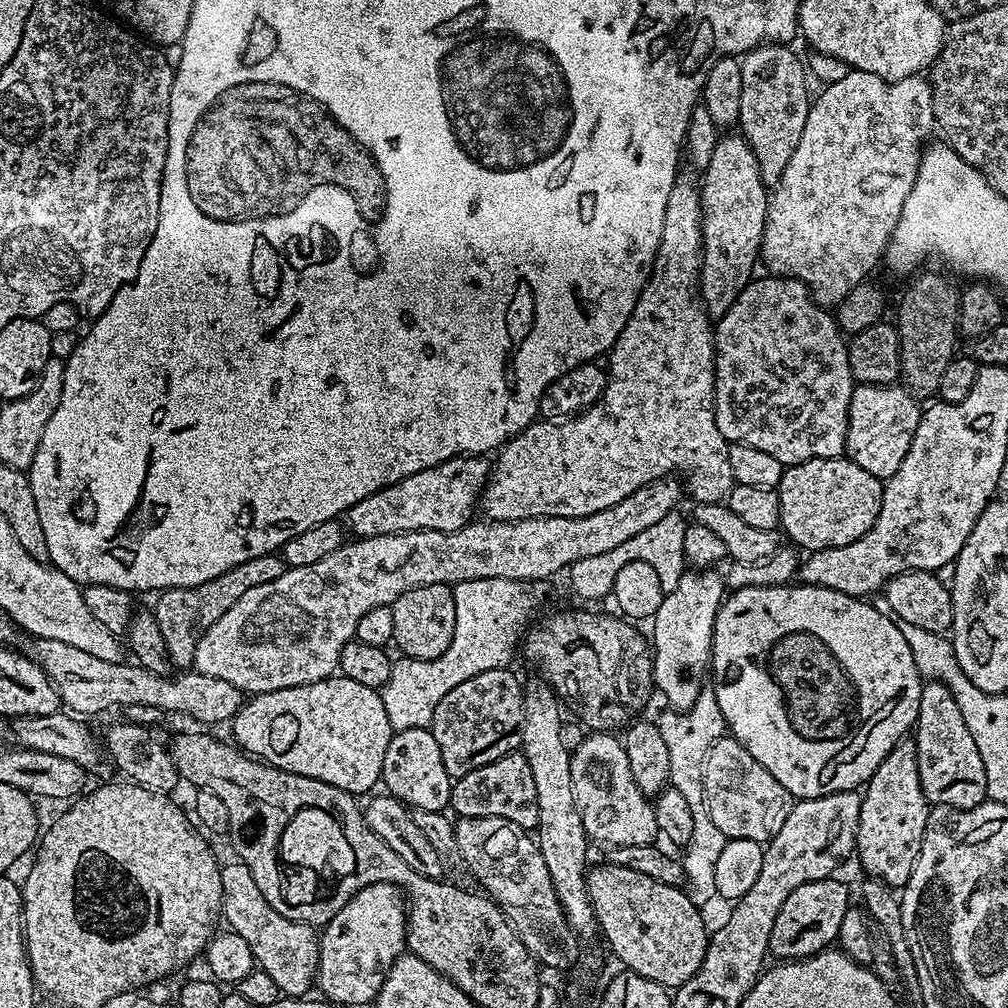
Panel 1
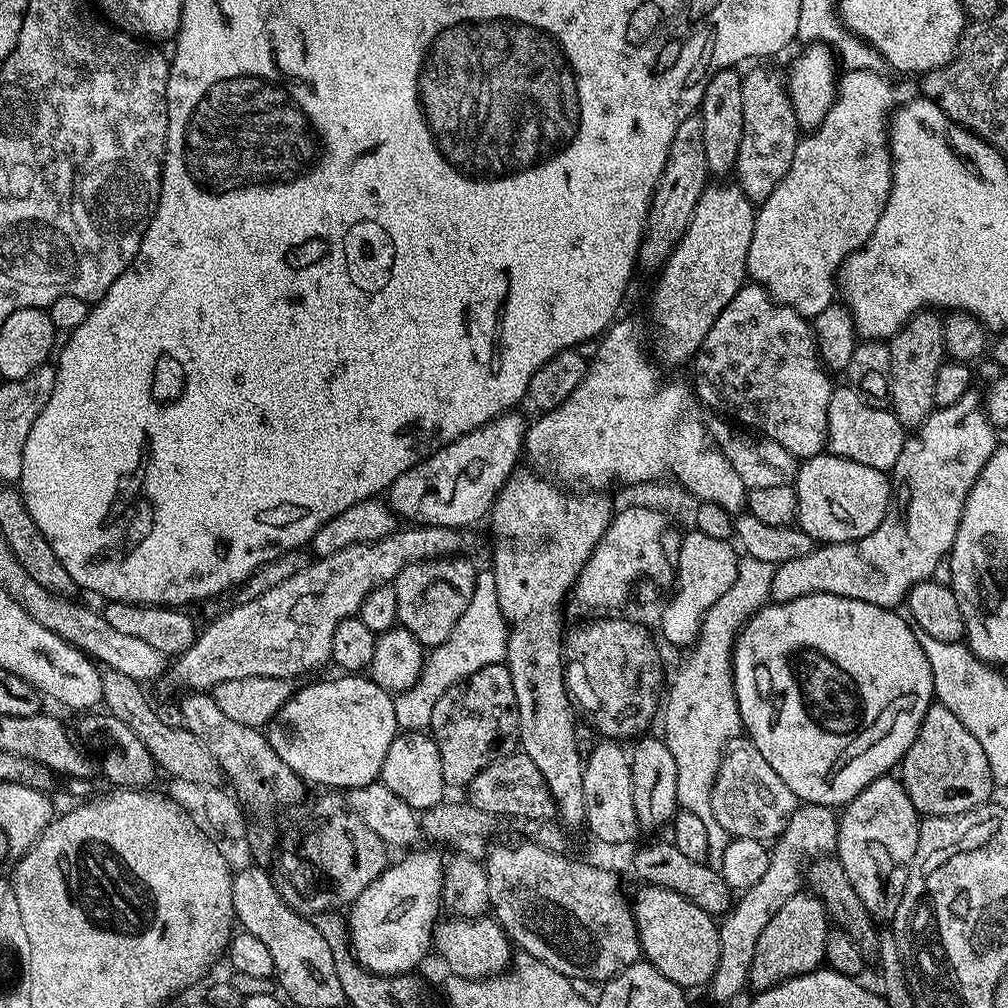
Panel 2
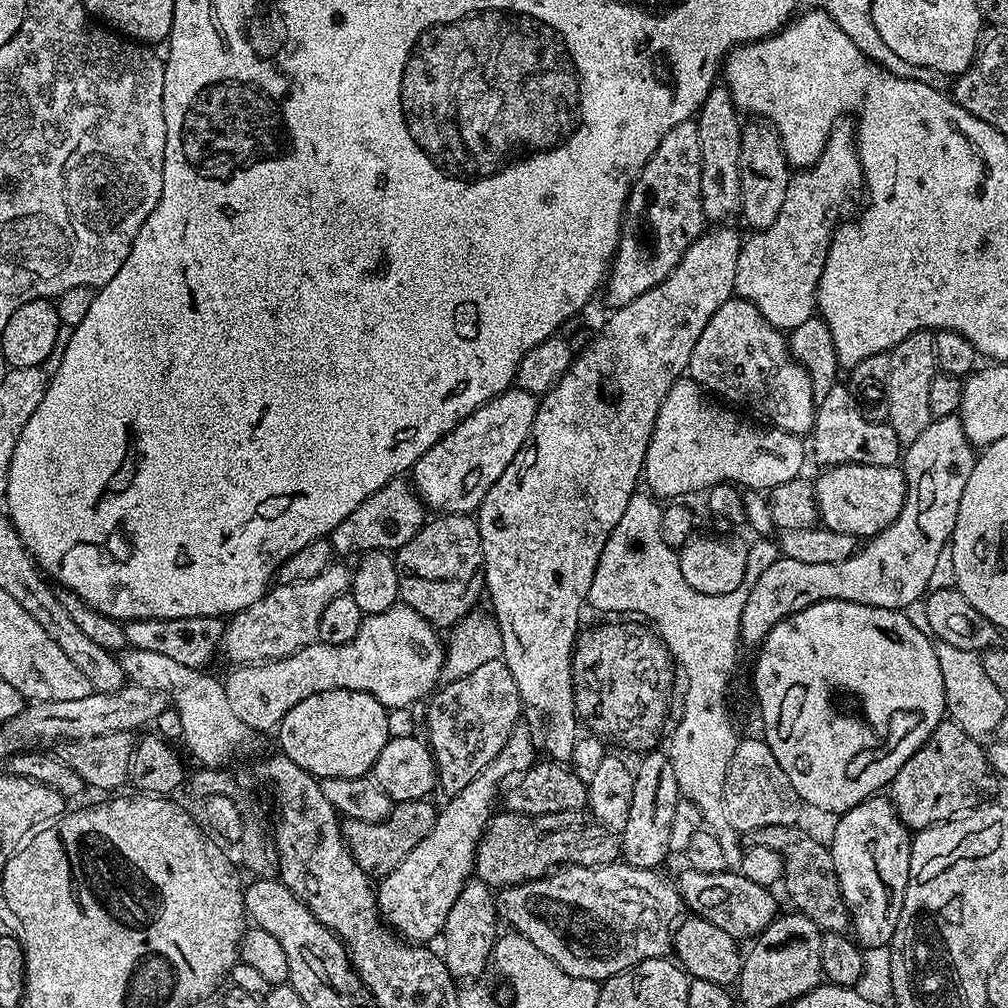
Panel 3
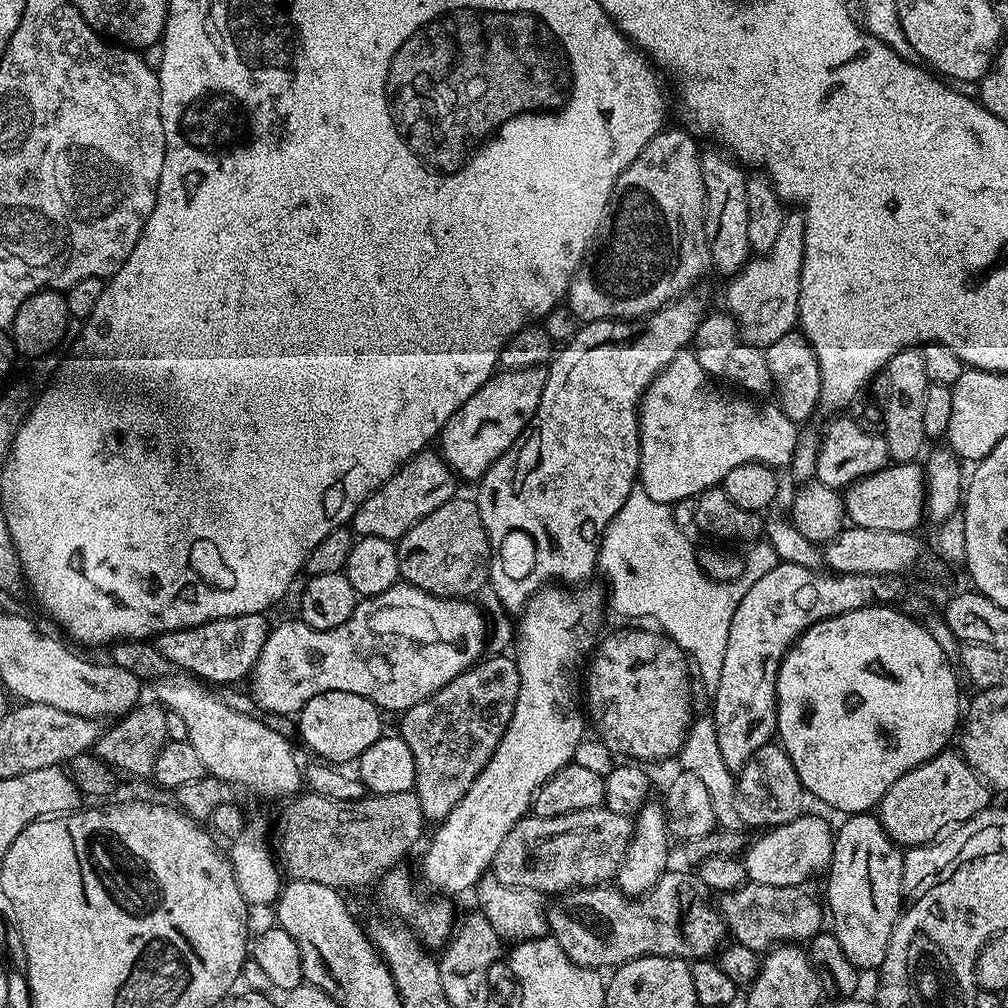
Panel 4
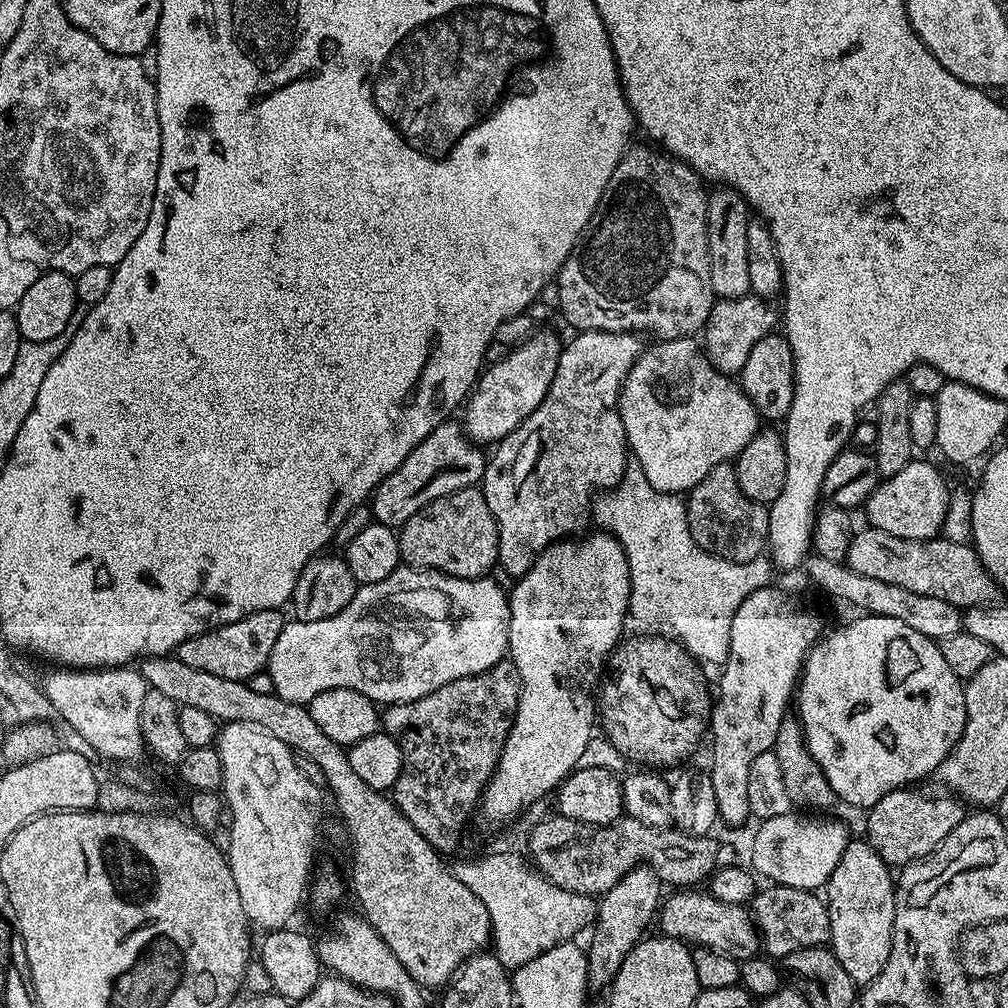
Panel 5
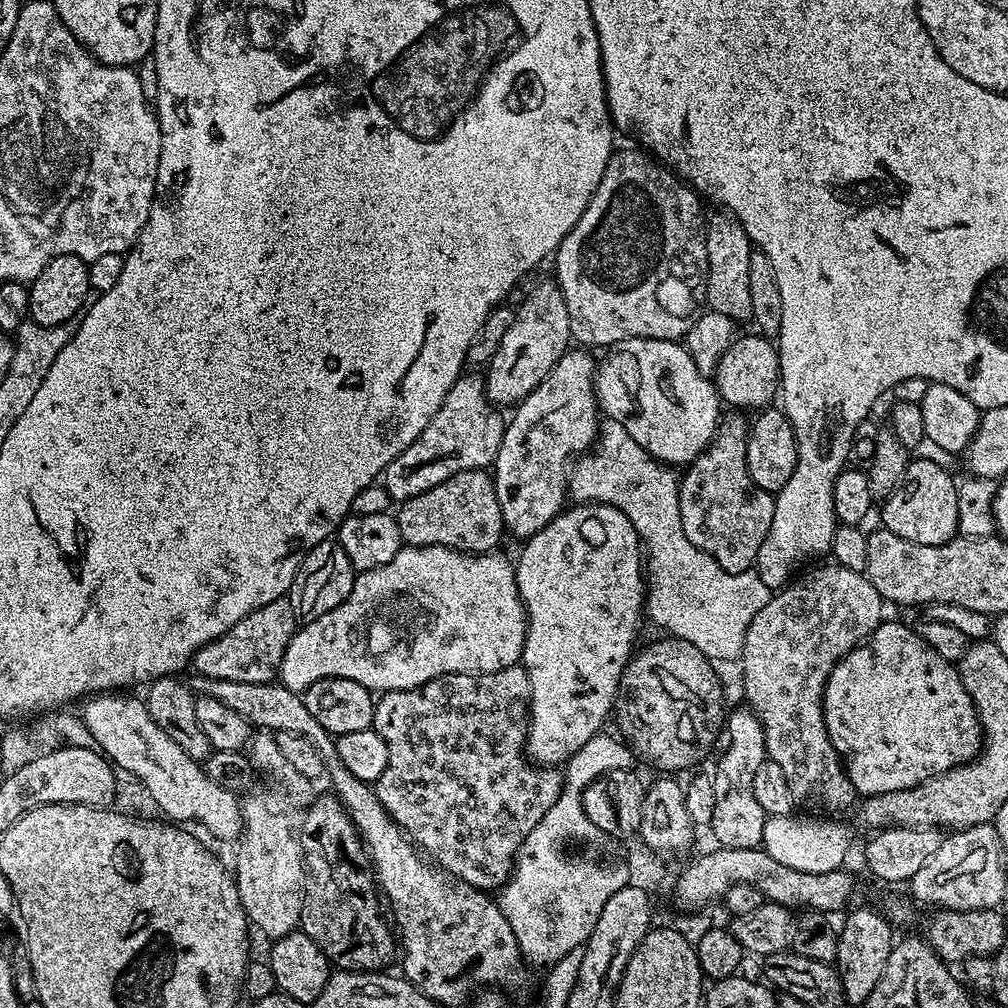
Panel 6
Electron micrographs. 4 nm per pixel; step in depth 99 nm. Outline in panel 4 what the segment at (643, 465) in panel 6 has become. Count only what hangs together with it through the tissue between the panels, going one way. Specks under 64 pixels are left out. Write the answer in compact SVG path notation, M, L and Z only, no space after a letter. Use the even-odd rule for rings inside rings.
M637 486L622 502L622 510L614 514L610 526L606 526L604 537L600 543L599 571L604 571L604 580L608 583L606 604L620 616L649 616L657 620L659 631L675 642L684 651L684 655L700 671L708 690L715 689L718 678L722 674L722 662L726 659L726 638L730 638L730 618L734 618L734 610L738 610L738 602L746 598L746 590L762 578L762 574L770 574L778 563L774 546L767 542L757 542L747 549L744 573L736 580L714 580L700 568L698 552L688 541L688 536L676 525L672 517L673 509L662 502L654 502L650 494Z

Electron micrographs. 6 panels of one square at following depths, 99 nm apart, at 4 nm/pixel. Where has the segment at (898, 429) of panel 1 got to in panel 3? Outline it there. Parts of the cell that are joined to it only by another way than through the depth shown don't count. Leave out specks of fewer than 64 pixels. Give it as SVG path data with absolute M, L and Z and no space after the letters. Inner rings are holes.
M837 382L822 398L816 406L816 417L812 423L810 433L810 452L816 455L820 466L831 466L834 464L861 464L862 466L890 466L897 467L902 460L902 445L898 436L883 419L871 420L862 409L856 405L856 400L843 388L843 383Z

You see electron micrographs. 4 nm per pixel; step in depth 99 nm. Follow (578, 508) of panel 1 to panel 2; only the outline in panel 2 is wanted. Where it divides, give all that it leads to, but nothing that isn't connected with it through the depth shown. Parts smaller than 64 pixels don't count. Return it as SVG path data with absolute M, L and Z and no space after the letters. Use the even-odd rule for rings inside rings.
M617 319L595 345L596 361L593 359L589 363L586 378L580 383L578 390L570 394L568 401L553 412L537 415L537 420L527 425L523 451L526 454L528 451L529 458L541 468L541 473L547 474L561 485L585 484L588 487L585 489L588 490L608 490L604 488L616 483L631 485L647 480L659 481L664 476L663 472L669 472L672 475L669 477L676 484L696 496L699 501L718 504L729 514L743 513L748 506L750 489L742 482L738 470L734 470L732 463L710 439L710 428L707 423L704 425L704 420L700 417L701 405L693 385L691 388L680 380L660 381L660 376L640 341L639 326L632 320L624 319Z

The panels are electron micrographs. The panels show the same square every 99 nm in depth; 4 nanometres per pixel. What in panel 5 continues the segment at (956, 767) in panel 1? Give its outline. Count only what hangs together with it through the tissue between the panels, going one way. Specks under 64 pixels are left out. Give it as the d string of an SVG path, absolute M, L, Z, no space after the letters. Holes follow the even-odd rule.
M916 786L899 788L886 794L873 808L867 809L867 842L889 866L903 866L923 860L935 848L940 847L949 834L964 821L965 801L952 794L931 796L930 793L919 792L918 789Z

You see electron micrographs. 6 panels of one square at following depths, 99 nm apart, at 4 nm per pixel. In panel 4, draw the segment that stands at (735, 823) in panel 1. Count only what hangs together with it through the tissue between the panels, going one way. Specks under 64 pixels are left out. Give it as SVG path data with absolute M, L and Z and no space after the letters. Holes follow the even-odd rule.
M770 742L758 750L746 762L746 766L740 769L736 776L736 805L738 806L738 818L741 825L756 828L755 830L767 830L777 828L780 824L789 824L794 818L798 818L805 811L804 800L806 793L800 784L798 774L794 770L794 762L785 754L779 743Z

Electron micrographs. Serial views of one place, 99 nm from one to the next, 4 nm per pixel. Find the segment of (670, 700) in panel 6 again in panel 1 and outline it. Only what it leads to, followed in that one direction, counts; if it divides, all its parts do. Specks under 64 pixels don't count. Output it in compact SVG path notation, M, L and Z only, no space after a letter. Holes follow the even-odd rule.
M556 612L550 615L545 615L537 628L529 627L526 632L528 656L544 671L543 679L557 693L565 692L576 700L589 729L604 730L609 727L607 724L624 726L639 717L648 699L654 696L653 649L645 633L643 636L635 623L616 614Z

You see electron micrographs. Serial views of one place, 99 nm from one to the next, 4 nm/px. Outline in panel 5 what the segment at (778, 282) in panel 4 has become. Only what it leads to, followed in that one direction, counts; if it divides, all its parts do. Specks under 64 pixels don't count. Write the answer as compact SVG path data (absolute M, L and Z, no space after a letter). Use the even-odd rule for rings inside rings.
M751 294L733 300L717 299L713 303L712 313L709 314L707 325L702 332L702 348L708 361L722 375L732 378L739 374L746 358L750 358L750 350L754 350L757 342L762 342L762 338L777 331L778 312L772 307L769 301Z

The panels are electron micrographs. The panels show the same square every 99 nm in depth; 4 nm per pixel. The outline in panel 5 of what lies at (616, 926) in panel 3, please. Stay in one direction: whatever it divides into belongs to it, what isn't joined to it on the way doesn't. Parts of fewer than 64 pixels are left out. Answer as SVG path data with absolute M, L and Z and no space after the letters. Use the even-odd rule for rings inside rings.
M676 890L671 894L673 896L663 901L658 912L659 931L663 935L683 940L689 946L721 952L737 962L749 960L761 951L760 934L747 907L718 902L718 898L704 890Z

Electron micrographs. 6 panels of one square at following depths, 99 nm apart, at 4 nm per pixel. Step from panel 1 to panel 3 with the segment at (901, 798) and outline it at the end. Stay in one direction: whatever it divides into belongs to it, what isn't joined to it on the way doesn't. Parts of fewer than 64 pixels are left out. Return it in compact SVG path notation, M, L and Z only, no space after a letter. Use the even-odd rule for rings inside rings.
M877 794L869 800L863 800L837 820L840 821L832 832L830 847L834 858L834 870L838 874L838 886L842 888L842 898L846 898L846 906L852 919L851 931L864 948L889 946L896 933L898 918L904 905L912 857L913 833L900 821L896 807L884 794Z

